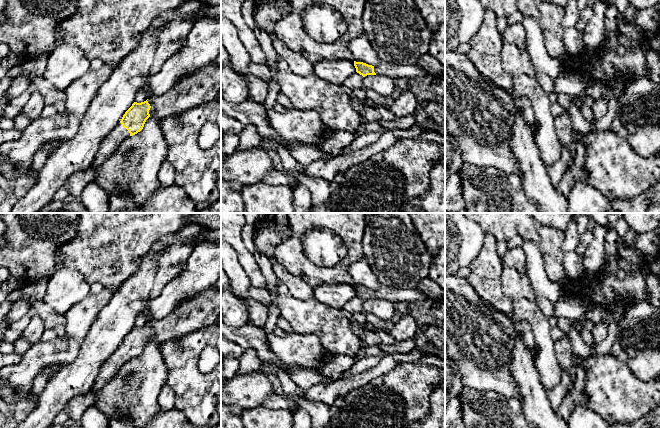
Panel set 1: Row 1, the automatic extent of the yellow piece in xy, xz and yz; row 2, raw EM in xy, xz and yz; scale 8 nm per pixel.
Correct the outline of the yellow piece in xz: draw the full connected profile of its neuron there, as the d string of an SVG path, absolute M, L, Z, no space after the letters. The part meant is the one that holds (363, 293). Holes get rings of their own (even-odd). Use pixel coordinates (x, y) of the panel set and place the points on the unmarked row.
M354 285L354 290L356 292L356 296L363 301L378 298L397 303L404 300L422 300L426 298L426 296L417 289L398 289L385 285L381 285L378 290Z

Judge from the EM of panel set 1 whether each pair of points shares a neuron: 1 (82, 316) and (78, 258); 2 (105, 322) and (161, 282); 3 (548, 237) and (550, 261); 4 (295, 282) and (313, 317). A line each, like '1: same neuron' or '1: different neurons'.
1: different neurons
2: different neurons
3: same neuron
4: different neurons

